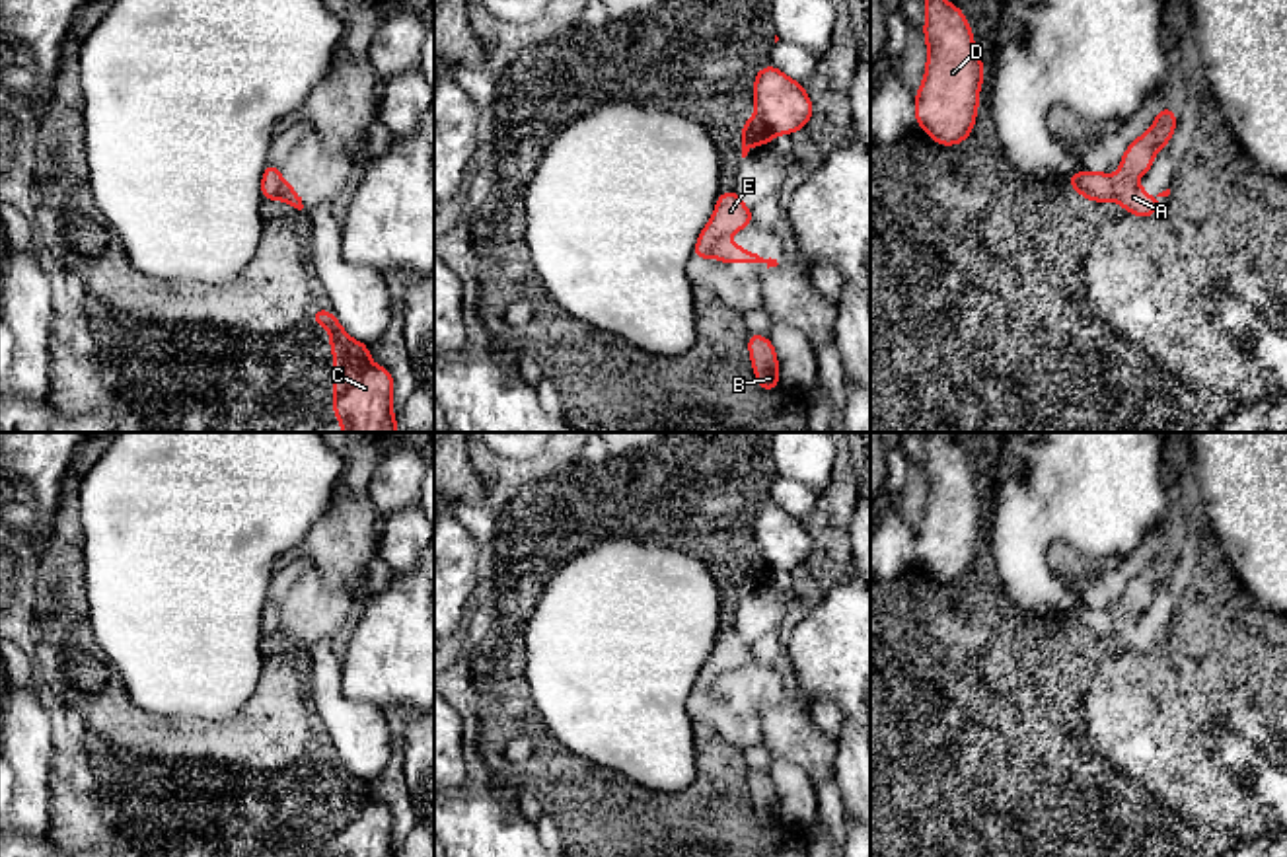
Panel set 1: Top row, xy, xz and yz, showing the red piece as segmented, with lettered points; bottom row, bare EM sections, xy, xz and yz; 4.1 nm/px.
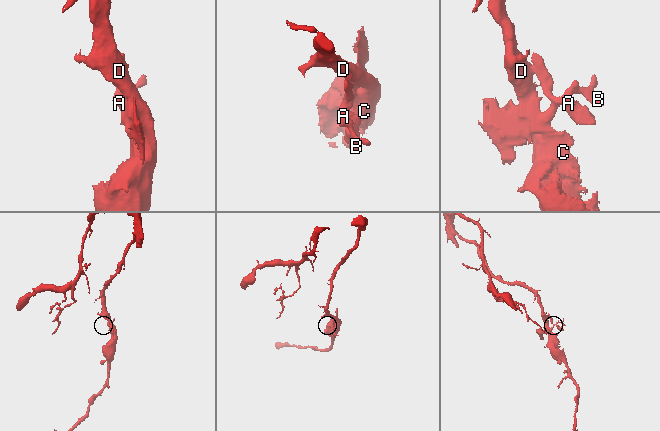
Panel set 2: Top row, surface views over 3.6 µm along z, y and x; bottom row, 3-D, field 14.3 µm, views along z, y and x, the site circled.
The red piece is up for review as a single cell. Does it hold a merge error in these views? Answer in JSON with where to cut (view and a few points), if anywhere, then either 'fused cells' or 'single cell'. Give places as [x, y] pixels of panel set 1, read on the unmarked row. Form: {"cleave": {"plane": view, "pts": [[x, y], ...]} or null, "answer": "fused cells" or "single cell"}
{"cleave": {"plane": "xy", "pts": [[283, 616], [283, 628], [277, 635]]}, "answer": "fused cells"}

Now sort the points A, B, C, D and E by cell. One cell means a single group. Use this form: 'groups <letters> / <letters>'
groups A / B C D E

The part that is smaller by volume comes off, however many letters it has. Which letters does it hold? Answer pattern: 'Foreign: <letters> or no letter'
Foreign: A

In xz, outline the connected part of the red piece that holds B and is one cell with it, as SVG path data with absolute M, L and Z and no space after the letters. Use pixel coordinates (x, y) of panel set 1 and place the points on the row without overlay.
M748 769L748 787L757 822L765 828L777 826L779 795L771 775L755 769Z

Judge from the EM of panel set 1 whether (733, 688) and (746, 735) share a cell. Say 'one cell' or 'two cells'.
one cell

